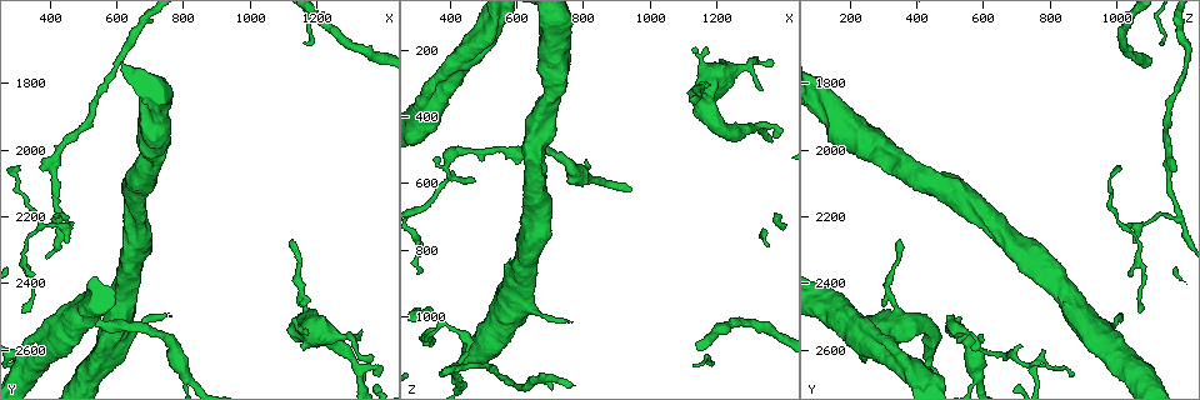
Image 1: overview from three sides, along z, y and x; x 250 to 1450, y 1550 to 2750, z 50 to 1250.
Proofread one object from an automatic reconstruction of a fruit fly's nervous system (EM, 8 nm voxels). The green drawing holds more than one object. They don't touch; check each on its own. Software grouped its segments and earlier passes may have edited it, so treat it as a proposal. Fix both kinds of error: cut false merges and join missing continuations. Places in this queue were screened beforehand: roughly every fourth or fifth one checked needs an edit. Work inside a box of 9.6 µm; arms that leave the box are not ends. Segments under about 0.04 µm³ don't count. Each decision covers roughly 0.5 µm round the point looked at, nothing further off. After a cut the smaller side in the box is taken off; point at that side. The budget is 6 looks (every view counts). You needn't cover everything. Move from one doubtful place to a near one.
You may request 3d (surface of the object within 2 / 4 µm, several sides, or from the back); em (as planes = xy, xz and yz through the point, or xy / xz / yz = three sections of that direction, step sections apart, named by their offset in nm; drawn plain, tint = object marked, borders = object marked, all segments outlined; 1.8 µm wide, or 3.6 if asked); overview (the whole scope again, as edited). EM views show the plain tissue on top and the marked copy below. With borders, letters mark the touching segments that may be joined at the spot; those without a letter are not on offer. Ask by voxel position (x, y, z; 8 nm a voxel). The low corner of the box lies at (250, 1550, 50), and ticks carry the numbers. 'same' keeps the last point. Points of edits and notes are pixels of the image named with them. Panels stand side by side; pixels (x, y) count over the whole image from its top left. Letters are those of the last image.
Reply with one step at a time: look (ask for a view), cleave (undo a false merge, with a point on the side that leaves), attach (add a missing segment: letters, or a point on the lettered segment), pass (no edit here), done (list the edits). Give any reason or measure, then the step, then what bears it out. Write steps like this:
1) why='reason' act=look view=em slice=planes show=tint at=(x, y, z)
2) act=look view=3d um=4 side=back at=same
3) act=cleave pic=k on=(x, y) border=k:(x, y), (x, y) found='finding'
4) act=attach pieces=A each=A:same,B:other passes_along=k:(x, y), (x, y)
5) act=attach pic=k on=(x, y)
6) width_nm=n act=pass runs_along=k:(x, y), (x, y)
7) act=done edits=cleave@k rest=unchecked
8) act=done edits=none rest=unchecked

why='three arms meet' act=look view=3d um=4 at=(420, 2200, 1180)

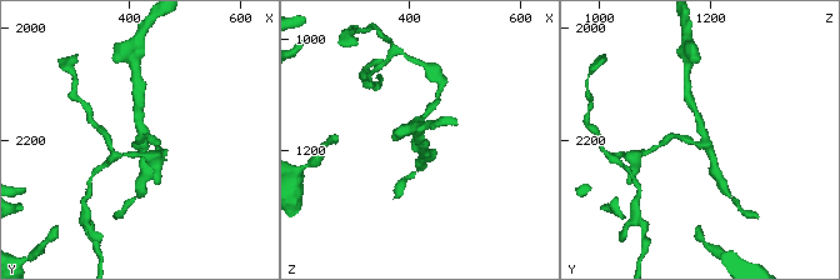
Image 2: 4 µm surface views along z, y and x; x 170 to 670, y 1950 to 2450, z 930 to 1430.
arms=3 act=look view=em slice=yz step=16 show=tint at=(425, 2200, 1180)

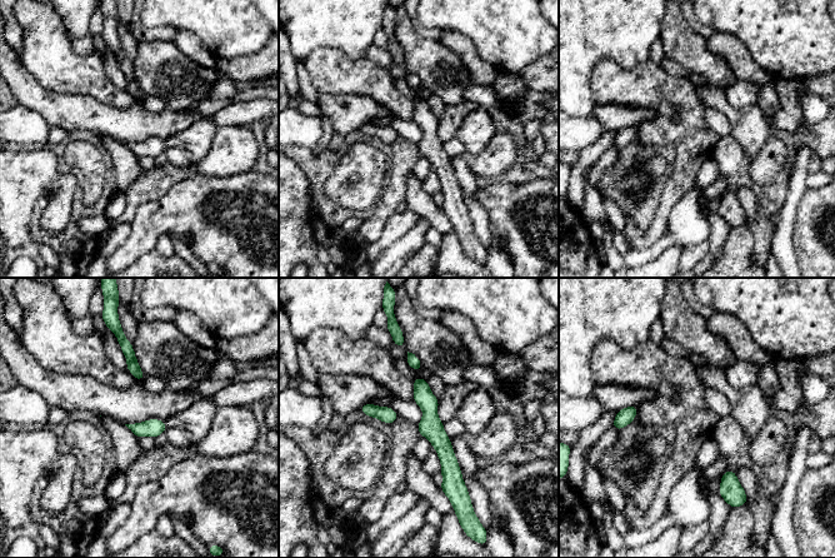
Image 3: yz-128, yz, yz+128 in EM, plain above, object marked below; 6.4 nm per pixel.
act=look view=em slice=xy step=4 show=borders at=same

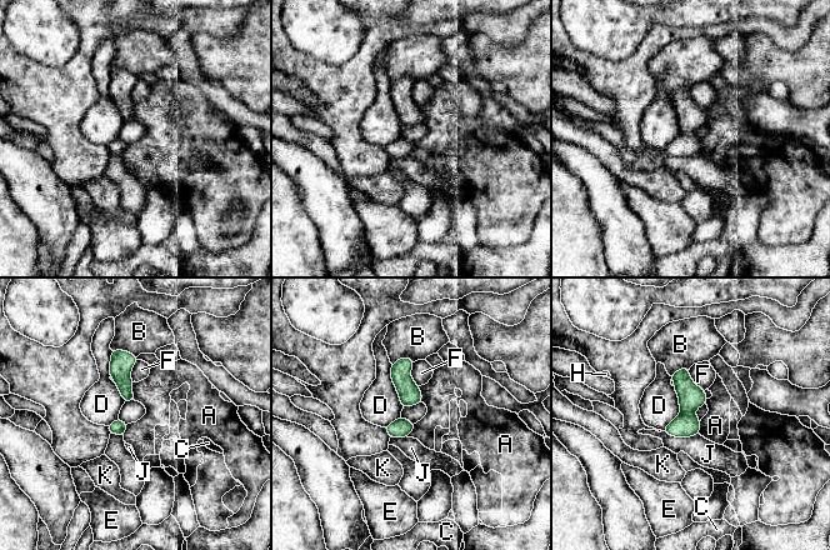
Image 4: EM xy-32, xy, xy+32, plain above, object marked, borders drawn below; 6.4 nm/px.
width_nm=90 act=pass each=A:other,B:other,C:other,D:other,E:other,F:other,H:other,J:other,K:other border=4:(133, 381), (135, 400) found='one neuron here'

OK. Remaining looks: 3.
why='free end' act=look view=em slice=xy step=16 show=borders at=(370, 2580, 520)

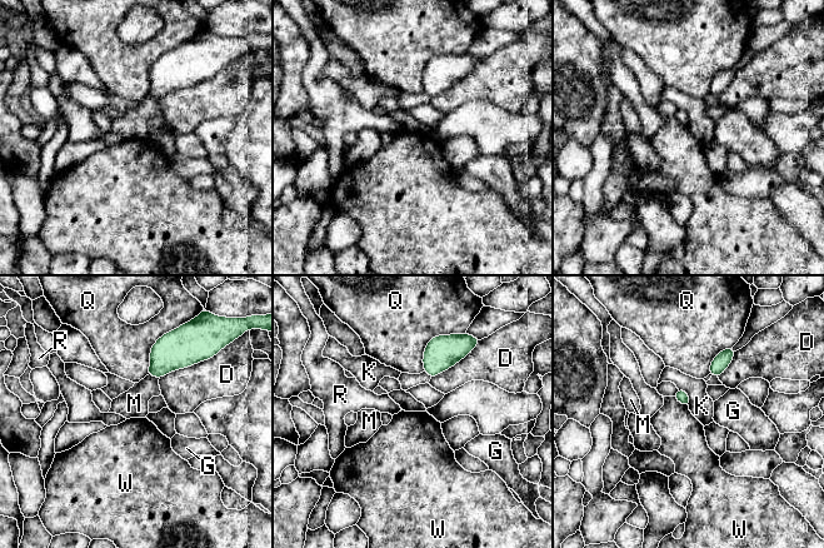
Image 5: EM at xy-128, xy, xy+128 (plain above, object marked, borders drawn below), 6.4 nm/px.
longest_contact=D:280nm act=pass each=D:other,G:other,K:other,M:other,Q:other,R:other,W:other border=5:(673, 397), (688, 407) found='no lettered segment goes on from it'

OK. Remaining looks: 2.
act=done edits=none rest=unchecked

